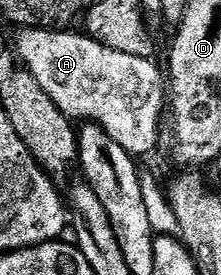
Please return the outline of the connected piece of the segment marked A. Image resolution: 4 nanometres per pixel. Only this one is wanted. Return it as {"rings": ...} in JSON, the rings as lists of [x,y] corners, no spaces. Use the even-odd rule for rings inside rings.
{"rings":[[[27,27],[19,30],[16,54],[23,67],[27,67],[40,81],[44,93],[56,101],[56,105],[71,121],[97,123],[128,152],[129,155],[141,157],[146,155],[158,143],[158,134],[162,131],[162,110],[168,107],[168,83],[164,71],[154,64],[153,58],[132,57],[116,49],[108,49],[85,33],[73,35],[70,29],[43,29]]]}

